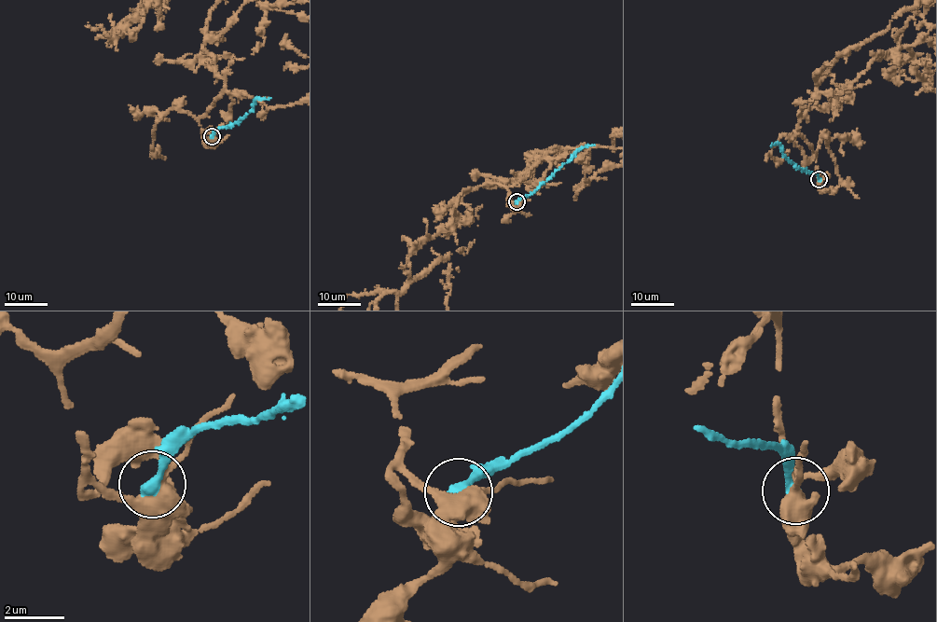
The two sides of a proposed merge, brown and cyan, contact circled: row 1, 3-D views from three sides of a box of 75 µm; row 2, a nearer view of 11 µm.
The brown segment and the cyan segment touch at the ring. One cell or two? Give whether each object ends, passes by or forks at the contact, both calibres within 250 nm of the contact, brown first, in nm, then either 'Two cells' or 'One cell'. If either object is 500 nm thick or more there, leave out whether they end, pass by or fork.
At the ring brown forks. At the ring cyan ends. Thickness 400 nm (brown) against 380 nm. Two cells

